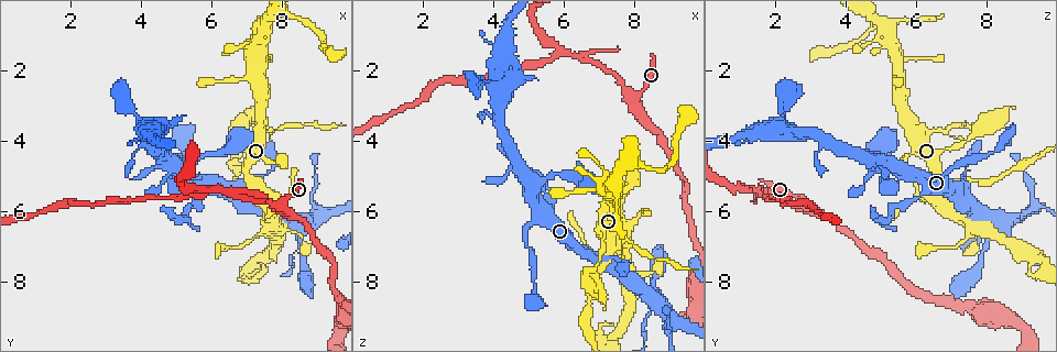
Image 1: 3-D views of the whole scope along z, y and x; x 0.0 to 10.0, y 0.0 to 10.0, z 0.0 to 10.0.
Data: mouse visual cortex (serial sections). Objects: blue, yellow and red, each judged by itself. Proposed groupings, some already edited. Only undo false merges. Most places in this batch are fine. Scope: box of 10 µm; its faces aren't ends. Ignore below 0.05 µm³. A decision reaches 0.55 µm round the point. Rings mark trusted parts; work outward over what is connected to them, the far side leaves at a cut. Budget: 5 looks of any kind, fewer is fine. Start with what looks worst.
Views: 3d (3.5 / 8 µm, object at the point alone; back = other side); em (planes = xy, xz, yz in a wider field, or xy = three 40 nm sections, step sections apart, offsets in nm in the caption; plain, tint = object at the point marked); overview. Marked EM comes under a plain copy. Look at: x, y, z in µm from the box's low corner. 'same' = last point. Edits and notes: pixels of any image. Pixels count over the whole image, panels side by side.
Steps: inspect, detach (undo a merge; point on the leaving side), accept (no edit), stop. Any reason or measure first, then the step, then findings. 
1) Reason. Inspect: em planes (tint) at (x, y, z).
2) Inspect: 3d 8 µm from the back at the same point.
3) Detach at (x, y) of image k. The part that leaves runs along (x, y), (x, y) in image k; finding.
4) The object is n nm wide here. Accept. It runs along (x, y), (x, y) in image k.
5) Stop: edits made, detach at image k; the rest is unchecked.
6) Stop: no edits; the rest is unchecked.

Three arms meet. Inspect: 3d 8 µm from the back at (5.85, 5.40, 1.50).

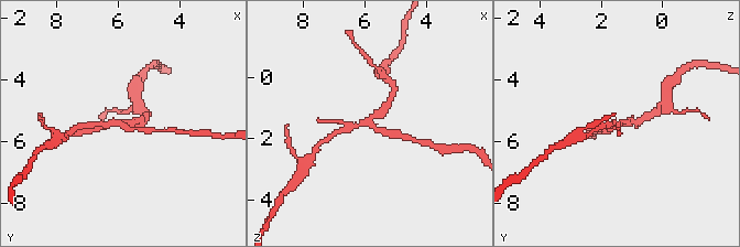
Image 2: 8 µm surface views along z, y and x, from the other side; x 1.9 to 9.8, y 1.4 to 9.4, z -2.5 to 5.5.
Inspect: 3d 3.5 µm at the same point.

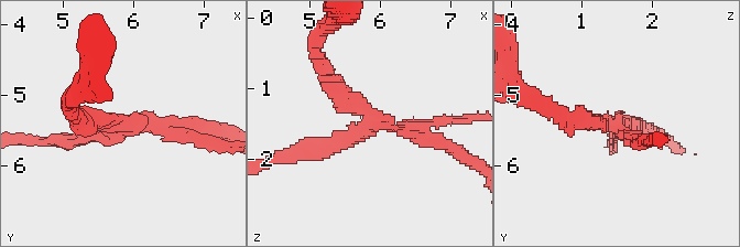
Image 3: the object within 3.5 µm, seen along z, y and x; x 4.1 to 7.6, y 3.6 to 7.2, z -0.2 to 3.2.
The arms are 200, 200, 250 nm wide. Detach at (66, 139) of image 3. The part that leaves runs along (111, 133), (77, 140), (30, 140) in image 3; a second cell is stuck on.

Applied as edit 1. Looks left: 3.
See it whole again. Inspect: overview.

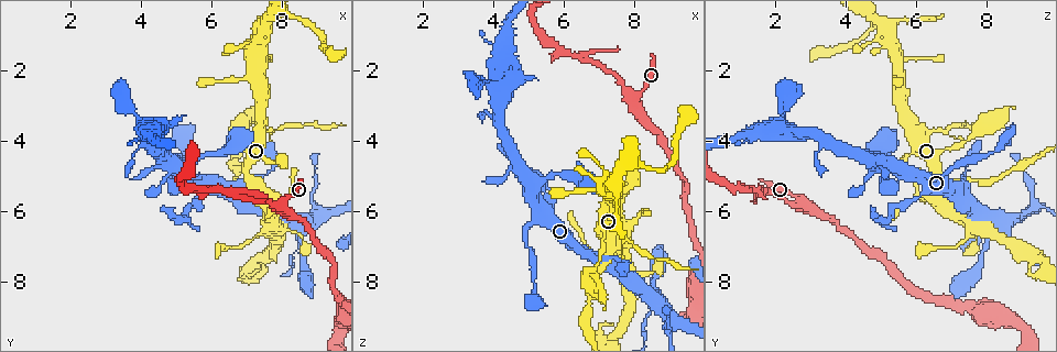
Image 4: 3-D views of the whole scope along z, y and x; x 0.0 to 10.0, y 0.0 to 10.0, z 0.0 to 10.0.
Sharp bend. Inspect: 3d 3.5 µm at (7.30, 0.85, 5.30).

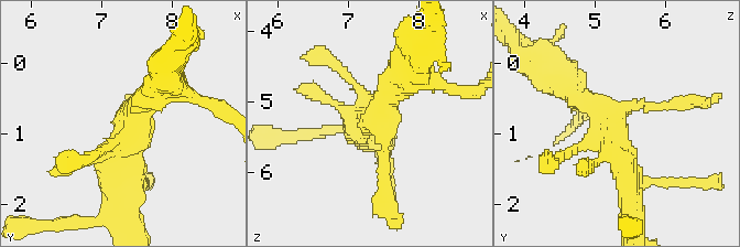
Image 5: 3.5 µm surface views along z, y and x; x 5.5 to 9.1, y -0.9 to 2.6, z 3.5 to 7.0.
Accept. It runs along (630, 190), (613, 126), (574, 88) in image 5; all the same cell.

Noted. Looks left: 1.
Stop: edits made, detach at image 3; the rest is unchecked.

